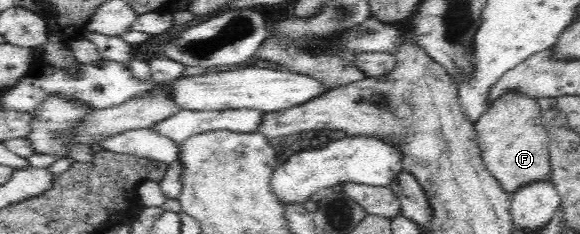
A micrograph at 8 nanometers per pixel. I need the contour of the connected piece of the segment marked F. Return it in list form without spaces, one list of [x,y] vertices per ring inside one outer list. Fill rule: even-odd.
[[[513,90],[490,103],[491,108],[474,123],[483,163],[507,192],[537,180],[549,180],[551,171],[549,137],[542,124],[537,98]]]

